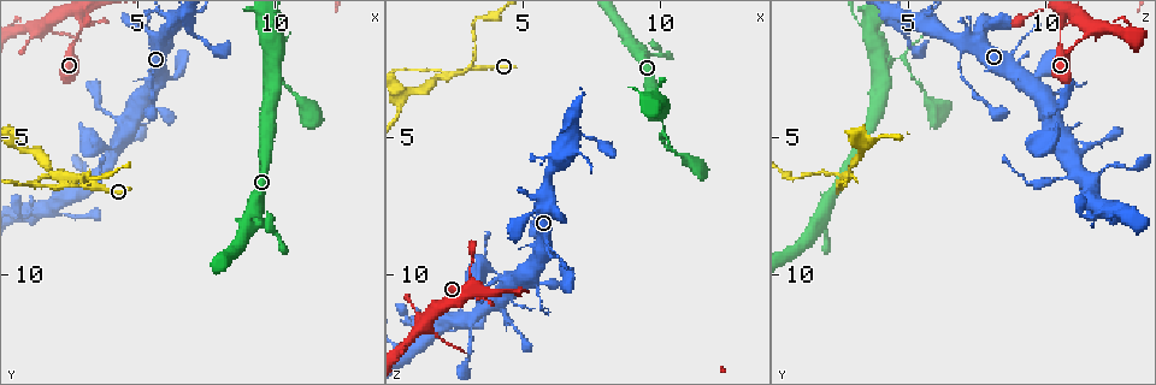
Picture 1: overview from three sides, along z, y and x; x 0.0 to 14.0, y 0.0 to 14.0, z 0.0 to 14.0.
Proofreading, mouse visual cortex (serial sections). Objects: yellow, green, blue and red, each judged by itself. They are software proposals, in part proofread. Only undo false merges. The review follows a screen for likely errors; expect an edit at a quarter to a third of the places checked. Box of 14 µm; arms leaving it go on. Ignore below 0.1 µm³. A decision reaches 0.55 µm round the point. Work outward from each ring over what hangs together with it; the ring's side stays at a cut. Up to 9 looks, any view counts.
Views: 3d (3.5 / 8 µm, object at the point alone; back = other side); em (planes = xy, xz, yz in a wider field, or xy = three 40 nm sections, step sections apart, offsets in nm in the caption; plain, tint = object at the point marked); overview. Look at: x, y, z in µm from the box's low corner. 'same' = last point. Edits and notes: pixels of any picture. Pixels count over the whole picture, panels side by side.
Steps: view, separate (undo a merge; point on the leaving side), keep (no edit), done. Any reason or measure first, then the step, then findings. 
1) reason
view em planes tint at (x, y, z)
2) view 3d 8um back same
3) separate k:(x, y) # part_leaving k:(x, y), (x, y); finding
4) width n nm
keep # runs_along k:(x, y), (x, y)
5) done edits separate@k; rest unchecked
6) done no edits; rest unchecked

thick turns thin
view 3d 3.5um at (5.7, 2.2, 6.8)

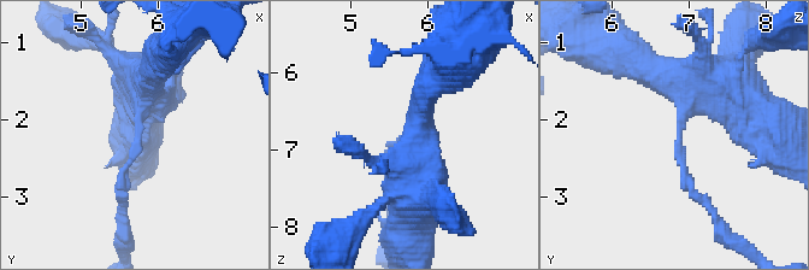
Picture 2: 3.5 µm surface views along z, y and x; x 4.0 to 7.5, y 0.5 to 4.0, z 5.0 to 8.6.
view em xy step 3 tint at (5.75, 2.20, 6.90)

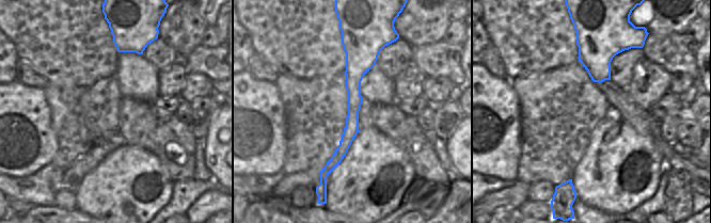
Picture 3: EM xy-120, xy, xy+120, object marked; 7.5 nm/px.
arm_widths 150, 600 nm
keep # runs_along 2:(141, 81), (123, 204); continuous, no second cell

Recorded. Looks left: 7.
abrupt turn
view 3d 3.5um at (3.0, 6.5, 2.5)

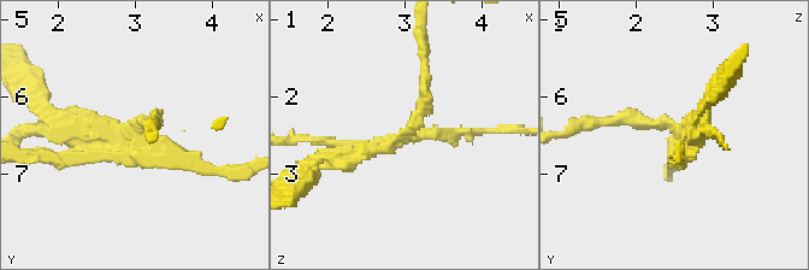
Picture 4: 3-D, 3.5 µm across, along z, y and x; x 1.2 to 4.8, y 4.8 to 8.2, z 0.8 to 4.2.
need the tissue
view em xy step 2 tint at (3.10, 6.45, 2.50)

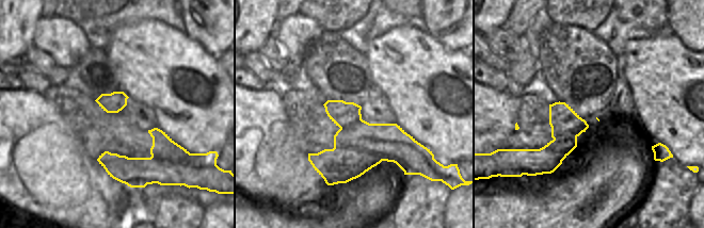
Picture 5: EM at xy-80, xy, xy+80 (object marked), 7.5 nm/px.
separate 4:(346, 163) # a second cell is stuck on

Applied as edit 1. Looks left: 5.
view overview

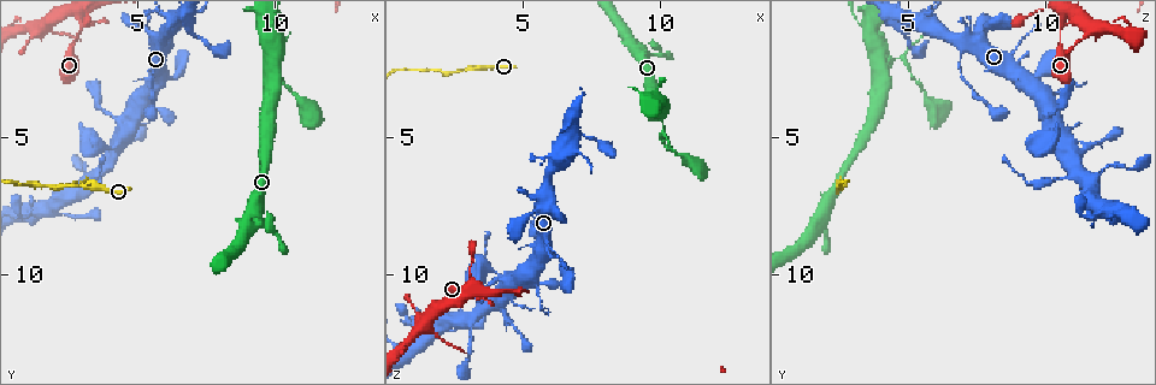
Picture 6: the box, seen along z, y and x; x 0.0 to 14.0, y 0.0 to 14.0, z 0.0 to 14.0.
narrows sharply
view 3d 3.5um at (2.9, 1.4, 10.5)

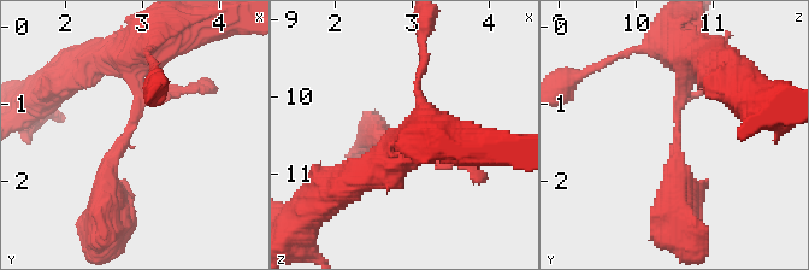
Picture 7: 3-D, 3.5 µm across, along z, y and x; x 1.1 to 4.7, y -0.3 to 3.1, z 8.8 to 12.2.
need the tissue
view em xy step 1 tint at (2.85, 1.30, 10.55)

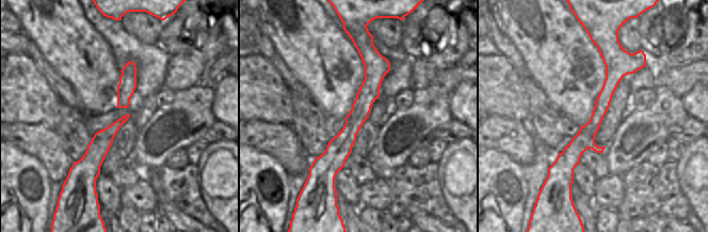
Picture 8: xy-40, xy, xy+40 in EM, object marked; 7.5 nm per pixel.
keep # runs_along 8:(367, 44), (370, 89), (332, 180); one cell here

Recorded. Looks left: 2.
done edits separate@4; rest unchecked

